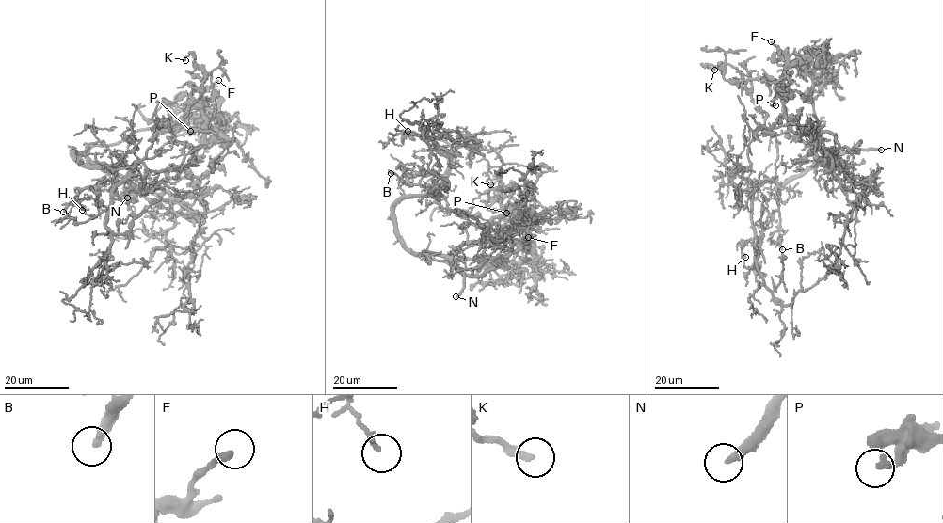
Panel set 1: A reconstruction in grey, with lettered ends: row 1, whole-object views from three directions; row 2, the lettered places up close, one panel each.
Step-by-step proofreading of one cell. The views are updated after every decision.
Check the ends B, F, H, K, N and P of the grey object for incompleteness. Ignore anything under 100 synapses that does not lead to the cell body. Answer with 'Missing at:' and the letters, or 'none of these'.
Missing at: N

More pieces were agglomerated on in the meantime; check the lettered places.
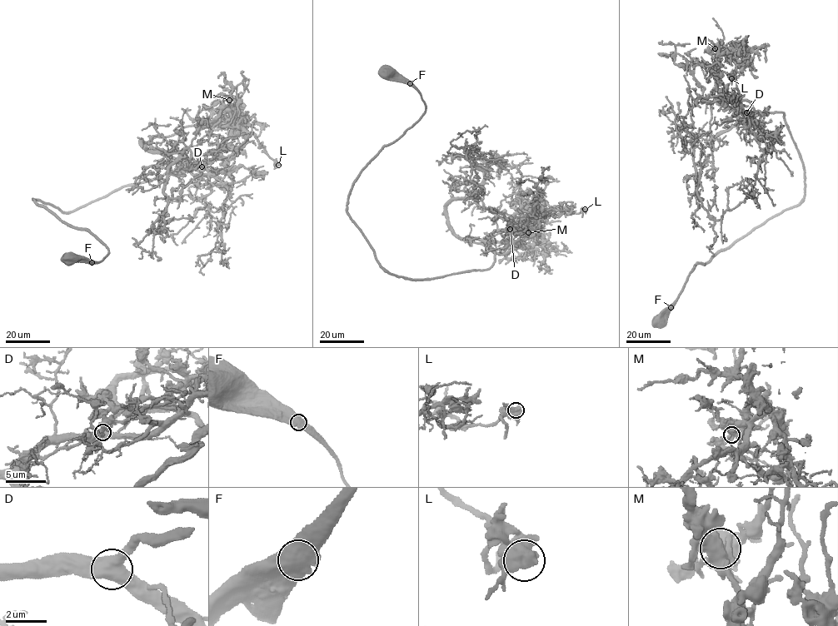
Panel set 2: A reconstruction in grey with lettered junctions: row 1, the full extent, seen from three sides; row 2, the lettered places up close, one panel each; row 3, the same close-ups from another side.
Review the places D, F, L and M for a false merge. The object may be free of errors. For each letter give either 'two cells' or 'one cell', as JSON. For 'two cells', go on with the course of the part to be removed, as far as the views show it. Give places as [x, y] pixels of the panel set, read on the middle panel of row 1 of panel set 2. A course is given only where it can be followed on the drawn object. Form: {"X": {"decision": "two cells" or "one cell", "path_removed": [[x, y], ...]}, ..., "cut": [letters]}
{"D": {"decision": "one cell"}, "F": {"decision": "one cell"}, "L": {"decision": "one cell"}, "M": {"decision": "one cell"}, "cut": []}

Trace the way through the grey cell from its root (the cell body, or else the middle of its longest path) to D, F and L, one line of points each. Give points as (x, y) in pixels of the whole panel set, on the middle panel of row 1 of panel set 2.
D: (388, 72), (426, 107), (348, 196), (381, 267), (414, 280), (487, 270), (487, 239), (510, 229)
F: (388, 72), (399, 74), (410, 83)
L: (388, 72), (425, 111), (361, 171), (346, 211), (388, 272), (487, 270), (496, 230), (585, 209)

